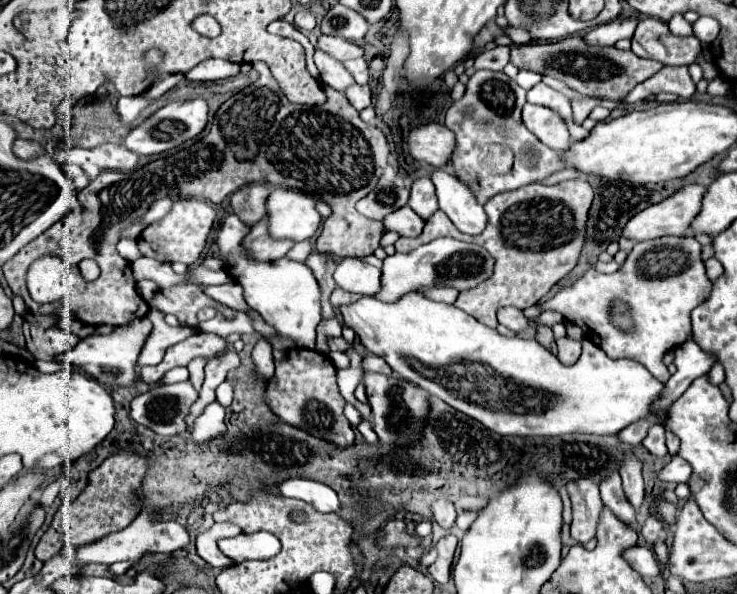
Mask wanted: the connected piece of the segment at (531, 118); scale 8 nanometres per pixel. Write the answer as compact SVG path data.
M525 104L523 106L523 124L531 130L545 146L553 150L567 150L571 140L567 138L567 126L563 120L549 108Z

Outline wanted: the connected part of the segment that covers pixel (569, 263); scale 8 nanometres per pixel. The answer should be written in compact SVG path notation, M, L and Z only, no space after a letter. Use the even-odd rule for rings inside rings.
M575 178L565 180L555 186L545 186L539 182L521 186L511 192L495 194L485 204L487 226L481 234L469 236L455 228L455 224L437 210L427 222L417 238L399 238L395 242L397 252L413 252L421 244L427 244L439 236L451 236L463 242L481 244L495 260L495 270L489 280L481 282L477 288L459 292L453 306L471 314L475 320L489 328L497 328L495 312L501 306L529 308L535 306L561 278L565 278L581 256L587 232L587 214L593 204L593 188L587 180Z

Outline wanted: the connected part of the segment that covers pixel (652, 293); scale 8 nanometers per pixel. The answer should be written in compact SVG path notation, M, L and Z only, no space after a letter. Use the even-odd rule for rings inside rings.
M663 236L659 240L639 242L613 274L601 274L591 268L573 286L559 290L547 302L537 304L541 310L555 310L565 320L583 328L585 338L597 344L609 358L633 358L639 360L662 383L671 374L663 364L663 354L677 348L691 334L691 310L699 306L711 292L711 282L705 276L701 260L701 244L687 236ZM621 300L629 308L633 320L631 330L621 330L613 324L611 306Z

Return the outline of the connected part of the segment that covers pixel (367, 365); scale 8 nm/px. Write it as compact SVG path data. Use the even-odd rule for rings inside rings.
M367 356L367 358L363 358L363 362L361 362L361 368L365 370L365 372L381 372L381 374L393 374L393 370L385 364L385 360L381 360L379 356Z

